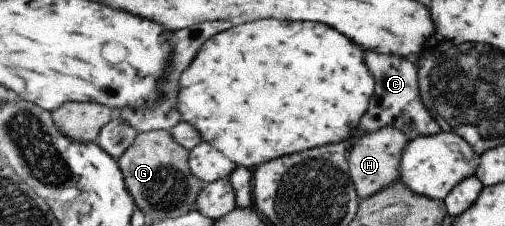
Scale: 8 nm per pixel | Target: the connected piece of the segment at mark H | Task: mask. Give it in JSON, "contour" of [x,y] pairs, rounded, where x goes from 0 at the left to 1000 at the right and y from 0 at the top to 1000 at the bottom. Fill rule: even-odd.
{"contour":[[[776,558],[754,562],[750,575],[717,593],[689,628],[685,721],[691,788],[699,810],[703,858],[711,885],[749,854],[758,827],[786,801],[786,726],[796,655],[808,611]]]}

